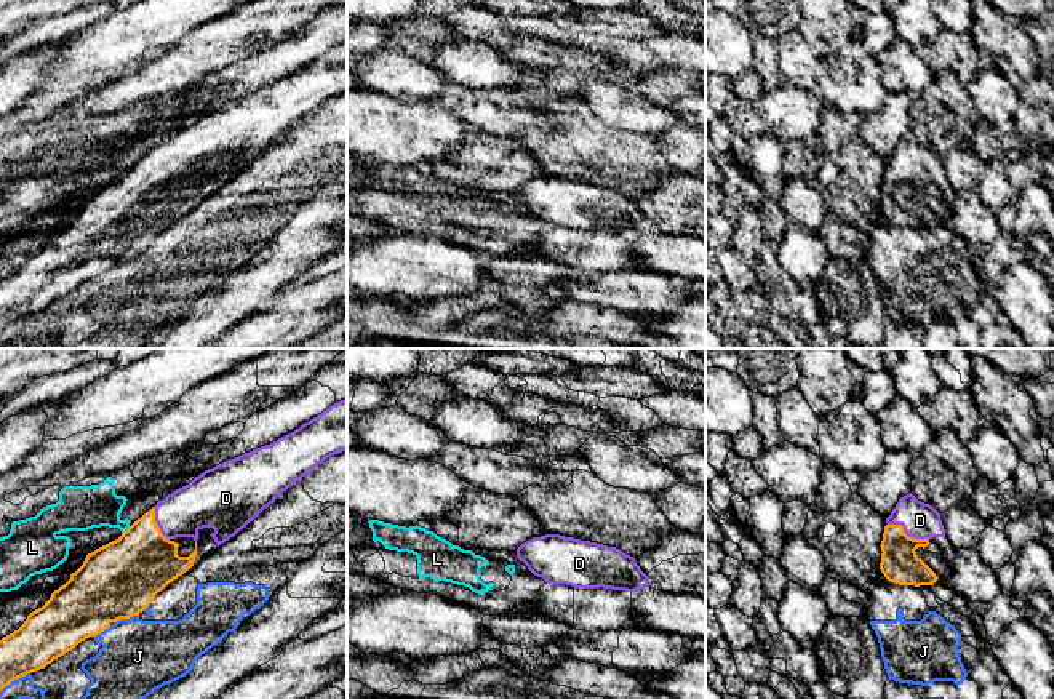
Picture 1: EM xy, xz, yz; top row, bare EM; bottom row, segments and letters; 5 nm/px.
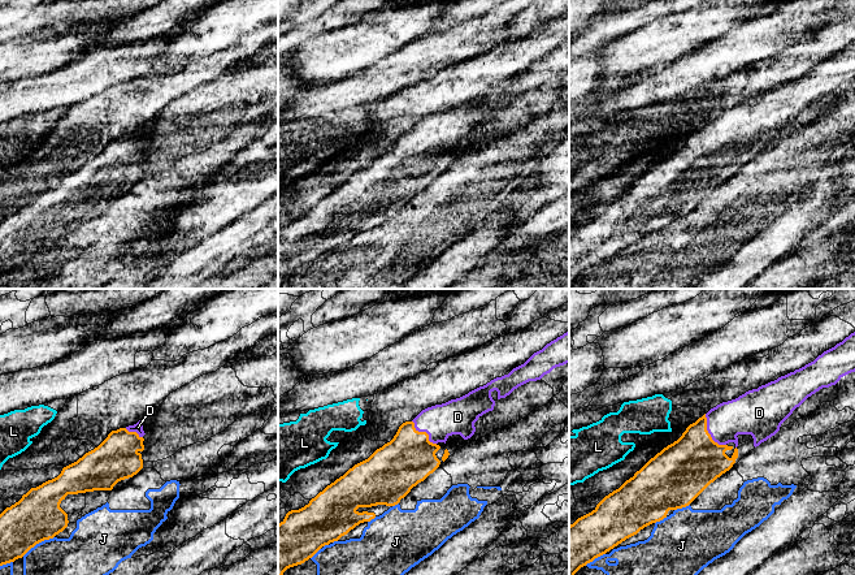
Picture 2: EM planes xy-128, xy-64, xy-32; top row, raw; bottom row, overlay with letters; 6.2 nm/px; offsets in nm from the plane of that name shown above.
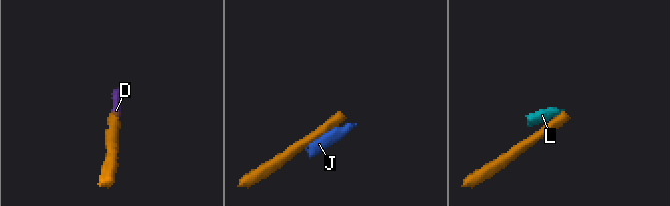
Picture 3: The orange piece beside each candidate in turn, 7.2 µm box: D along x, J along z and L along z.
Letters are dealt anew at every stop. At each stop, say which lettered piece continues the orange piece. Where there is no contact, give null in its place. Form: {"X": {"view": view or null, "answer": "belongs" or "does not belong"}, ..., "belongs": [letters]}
{"D": {"view": "yz", "answer": "belongs"}, "J": {"view": "xy", "answer": "does not belong"}, "L": {"view": "xy", "answer": "does not belong"}, "belongs": ["D"]}

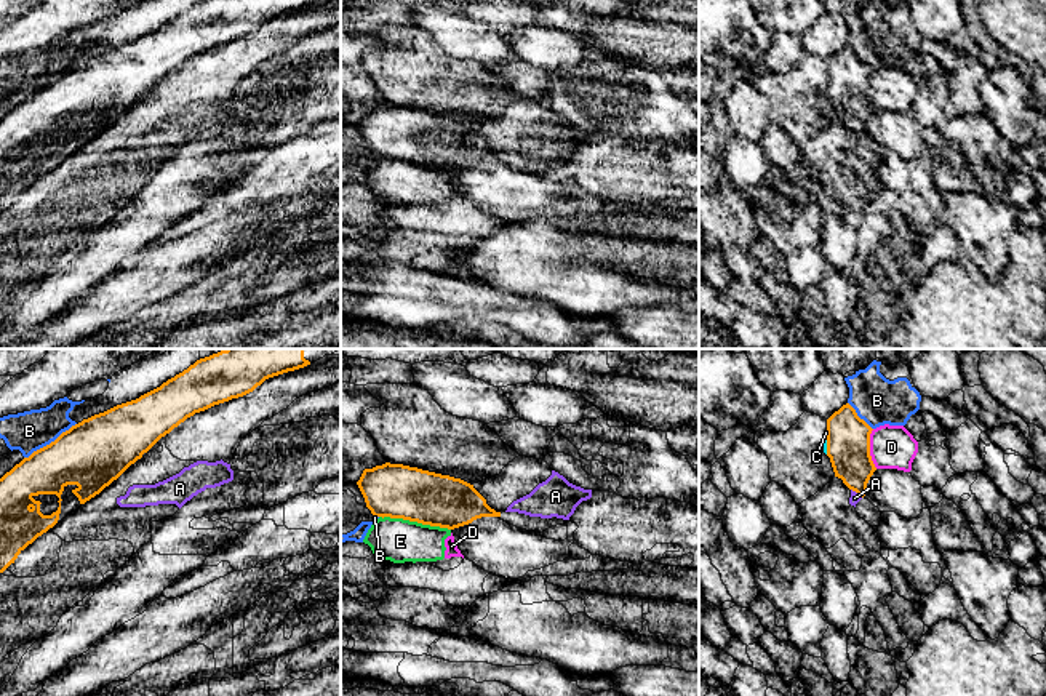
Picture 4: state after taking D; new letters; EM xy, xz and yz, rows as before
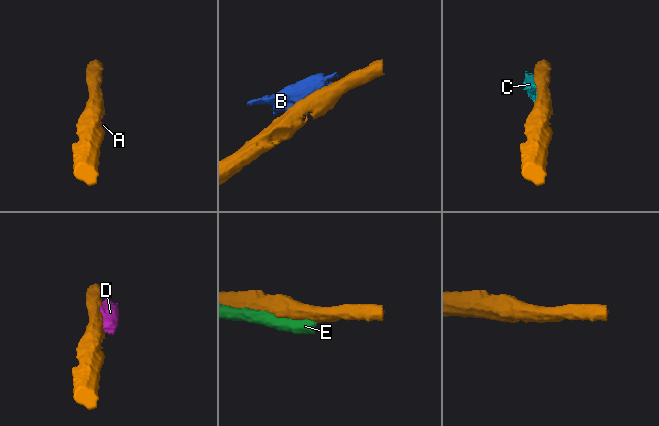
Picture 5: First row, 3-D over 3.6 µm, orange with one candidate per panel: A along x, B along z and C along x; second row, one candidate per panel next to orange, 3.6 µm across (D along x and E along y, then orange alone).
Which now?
{"A": {"view": "yz", "answer": "does not belong"}, "B": {"view": "xy", "answer": "does not belong"}, "C": {"view": "yz", "answer": "does not belong"}, "D": {"view": "yz", "answer": "does not belong"}, "E": {"view": "xz", "answer": "does not belong"}, "belongs": []}

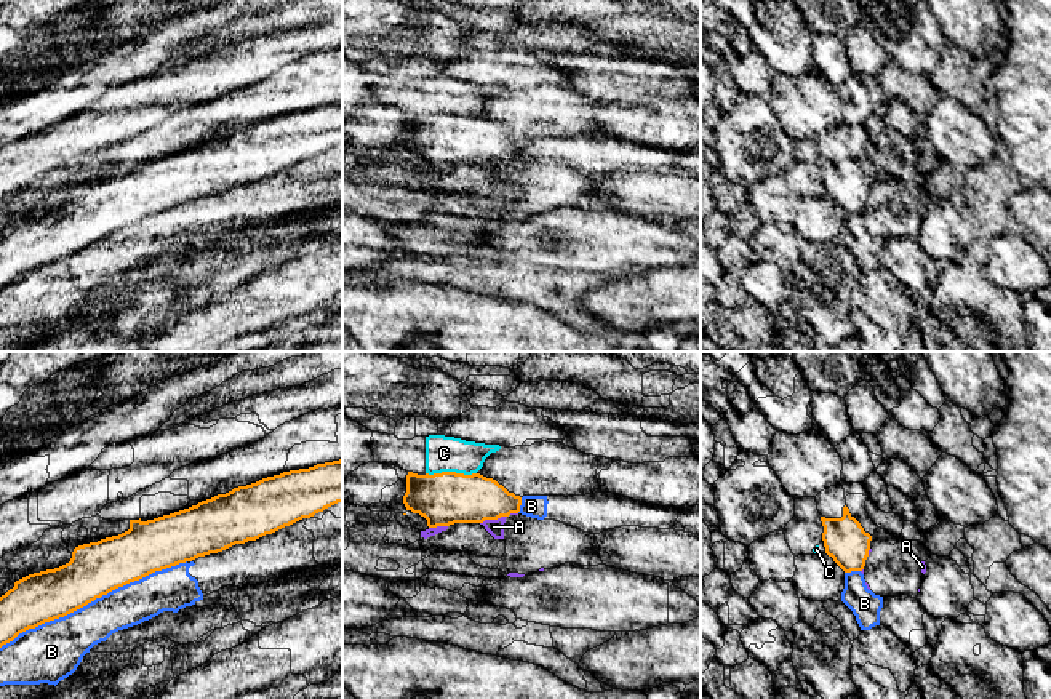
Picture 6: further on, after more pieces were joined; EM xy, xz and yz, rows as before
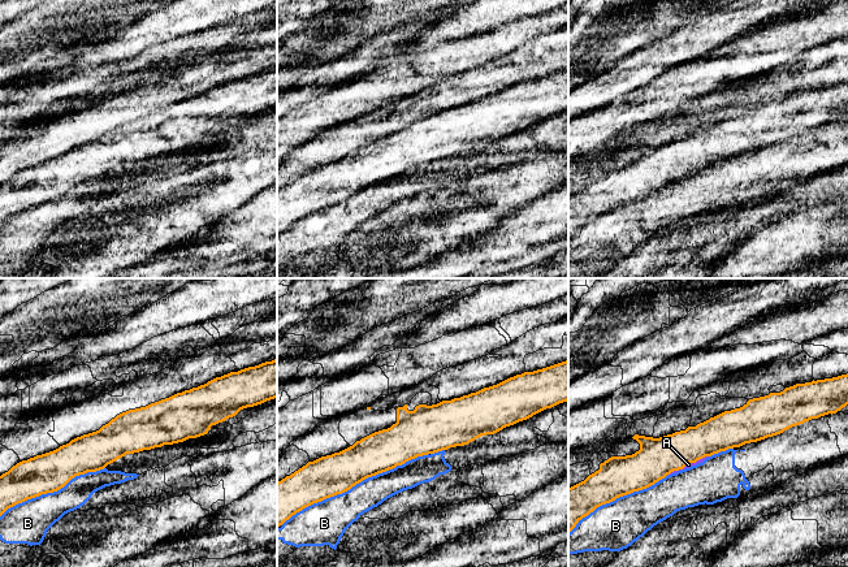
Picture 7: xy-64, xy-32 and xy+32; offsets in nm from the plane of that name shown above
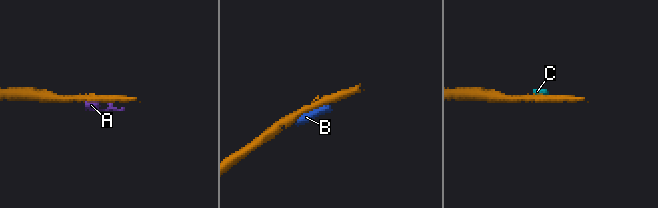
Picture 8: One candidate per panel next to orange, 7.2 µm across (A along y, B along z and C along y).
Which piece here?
{"A": {"view": "xz", "answer": "does not belong"}, "B": {"view": "xy", "answer": "does not belong"}, "C": {"view": "xz", "answer": "does not belong"}, "belongs": []}

